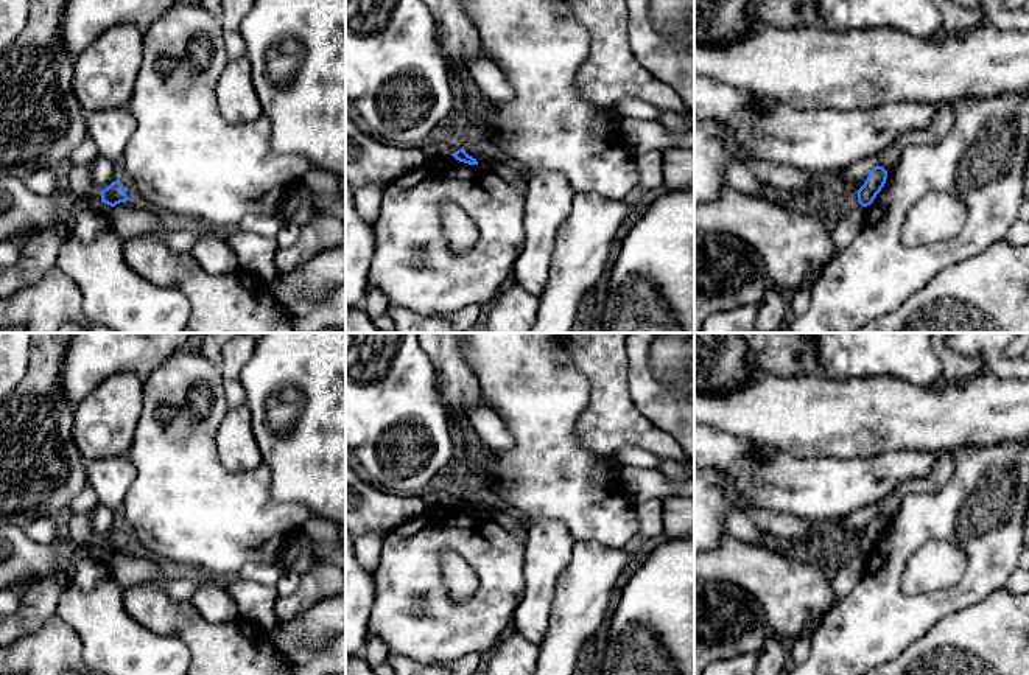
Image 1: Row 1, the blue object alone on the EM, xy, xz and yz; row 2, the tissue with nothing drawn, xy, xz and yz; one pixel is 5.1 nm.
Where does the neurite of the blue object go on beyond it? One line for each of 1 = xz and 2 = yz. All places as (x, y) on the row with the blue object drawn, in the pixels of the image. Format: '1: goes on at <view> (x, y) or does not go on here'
1: does not go on here
2: does not go on here

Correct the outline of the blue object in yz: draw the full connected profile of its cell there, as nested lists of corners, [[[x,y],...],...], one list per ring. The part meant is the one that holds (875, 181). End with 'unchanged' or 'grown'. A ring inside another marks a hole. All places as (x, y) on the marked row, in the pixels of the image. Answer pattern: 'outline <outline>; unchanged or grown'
outline [[[875,166],[864,185],[858,190],[858,202],[862,205],[862,207],[867,207],[873,202],[873,199],[876,198],[876,194],[881,191],[881,188],[884,187],[886,184],[886,179],[887,179],[887,171],[883,168],[883,166]]]; unchanged

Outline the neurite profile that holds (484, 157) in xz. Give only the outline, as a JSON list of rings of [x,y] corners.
[[[464,145],[464,149],[469,156],[472,156],[478,162],[478,165],[489,170],[501,163],[507,163],[498,159],[489,148],[483,148],[481,145]]]

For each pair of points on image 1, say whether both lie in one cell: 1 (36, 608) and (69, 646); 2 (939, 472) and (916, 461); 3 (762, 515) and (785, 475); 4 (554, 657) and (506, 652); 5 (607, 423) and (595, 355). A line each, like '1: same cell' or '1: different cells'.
1: different cells
2: different cells
3: different cells
4: different cells
5: same cell

